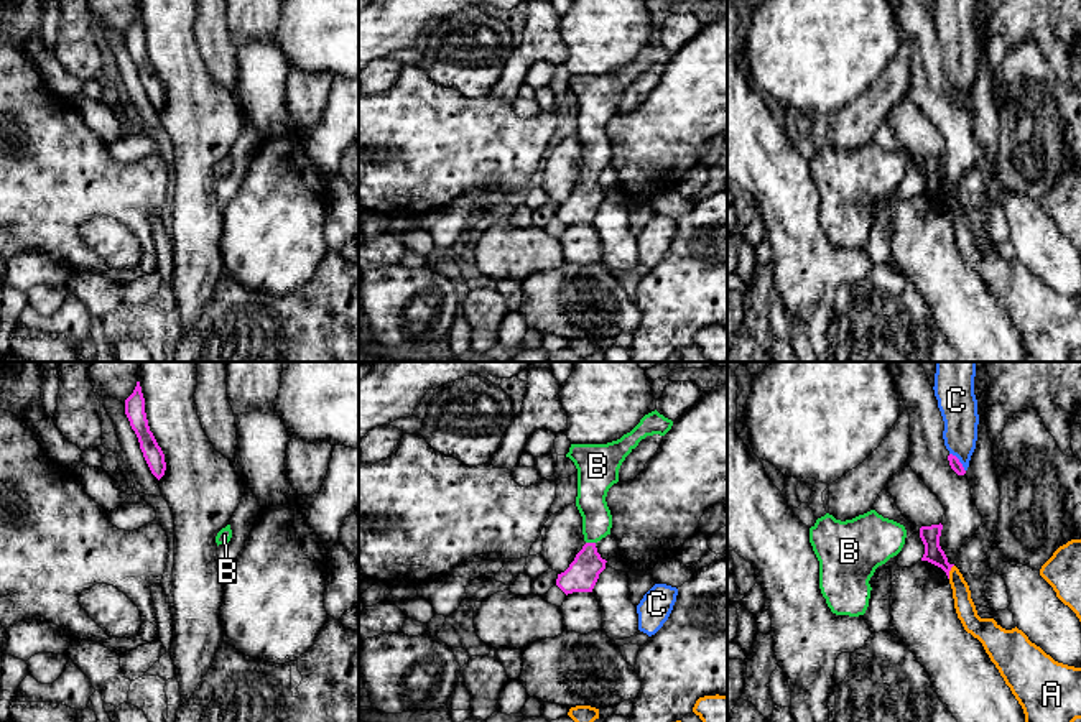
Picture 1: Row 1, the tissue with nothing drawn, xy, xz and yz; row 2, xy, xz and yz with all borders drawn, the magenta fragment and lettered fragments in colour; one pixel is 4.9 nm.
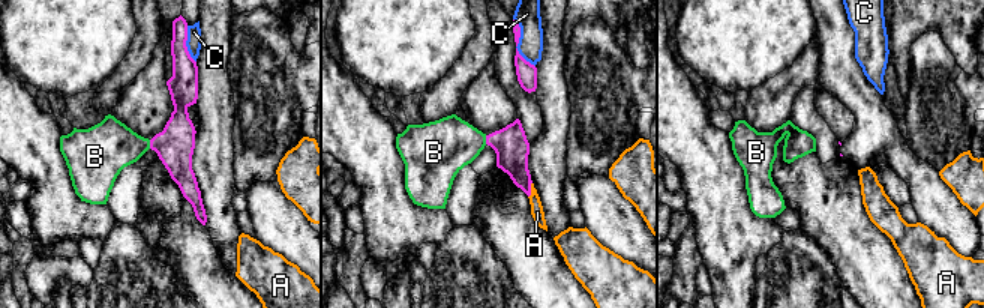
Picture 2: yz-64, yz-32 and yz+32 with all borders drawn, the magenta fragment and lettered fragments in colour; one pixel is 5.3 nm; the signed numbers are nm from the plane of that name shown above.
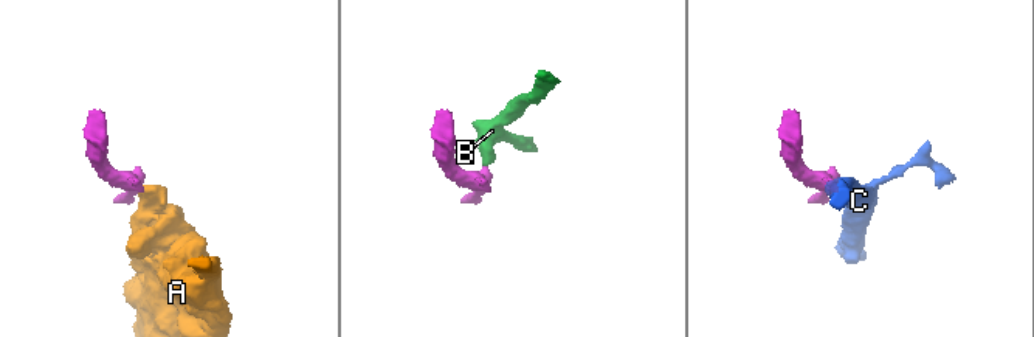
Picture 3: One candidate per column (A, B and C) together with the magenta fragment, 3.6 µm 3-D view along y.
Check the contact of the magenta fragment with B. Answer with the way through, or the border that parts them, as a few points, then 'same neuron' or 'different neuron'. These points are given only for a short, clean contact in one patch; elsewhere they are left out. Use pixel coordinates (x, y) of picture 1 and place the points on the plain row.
across xz (583, 204), (588, 196), (591, 175), (591, 134) | same neuron

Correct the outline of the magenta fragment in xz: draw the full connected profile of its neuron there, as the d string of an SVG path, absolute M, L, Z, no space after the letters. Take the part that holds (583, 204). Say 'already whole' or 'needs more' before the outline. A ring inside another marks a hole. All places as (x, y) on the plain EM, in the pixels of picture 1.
needs more; M655 41L617 72L607 76L571 76L566 89L578 100L576 138L582 148L586 176L569 199L558 206L556 217L566 227L592 224L599 206L605 201L607 192L597 184L596 174L610 166L612 146L605 128L609 120L619 113L622 94L642 71L653 66L665 67L671 58L673 53Z

